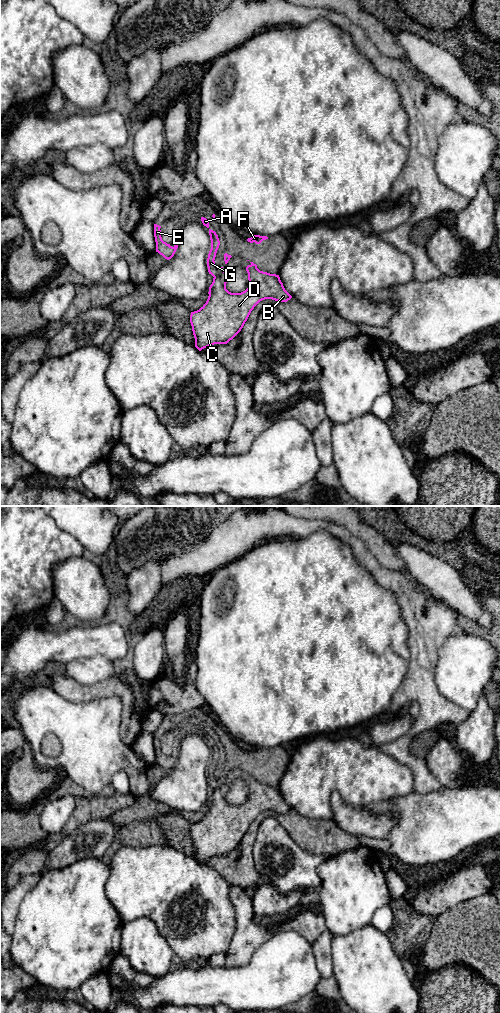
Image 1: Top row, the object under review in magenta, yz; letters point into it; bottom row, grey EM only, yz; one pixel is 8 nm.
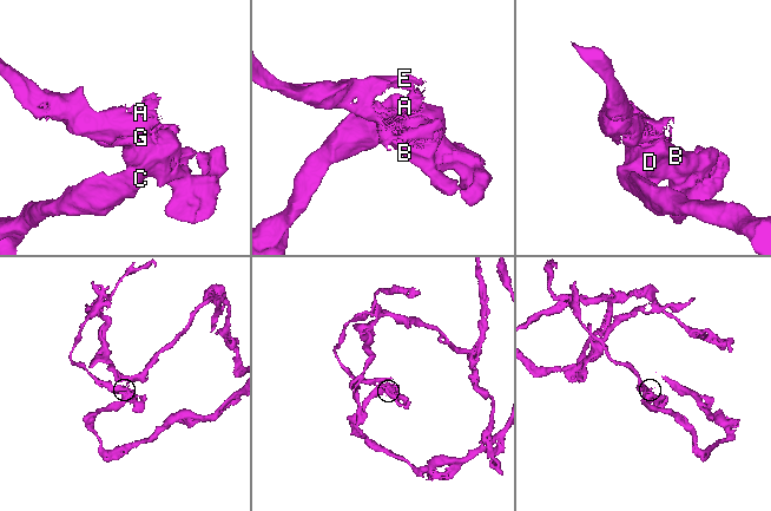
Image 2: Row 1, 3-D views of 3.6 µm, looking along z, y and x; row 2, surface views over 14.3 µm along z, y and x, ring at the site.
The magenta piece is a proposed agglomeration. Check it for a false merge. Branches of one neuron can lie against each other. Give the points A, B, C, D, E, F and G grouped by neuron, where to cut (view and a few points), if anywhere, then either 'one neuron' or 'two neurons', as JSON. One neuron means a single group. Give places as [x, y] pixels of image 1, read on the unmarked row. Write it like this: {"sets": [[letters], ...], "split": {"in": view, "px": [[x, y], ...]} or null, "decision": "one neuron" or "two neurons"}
{"sets": [["A", "E", "F", "G"], ["B", "C", "D"]], "split": {"in": "yz", "px": [[223, 782], [214, 789]]}, "decision": "two neurons"}

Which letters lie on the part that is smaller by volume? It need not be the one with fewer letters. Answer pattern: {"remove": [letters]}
{"remove": ["A", "E", "F", "G"]}

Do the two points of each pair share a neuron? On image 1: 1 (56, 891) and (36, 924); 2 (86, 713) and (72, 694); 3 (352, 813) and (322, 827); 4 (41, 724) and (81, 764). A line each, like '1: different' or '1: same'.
1: same
2: different
3: different
4: same

